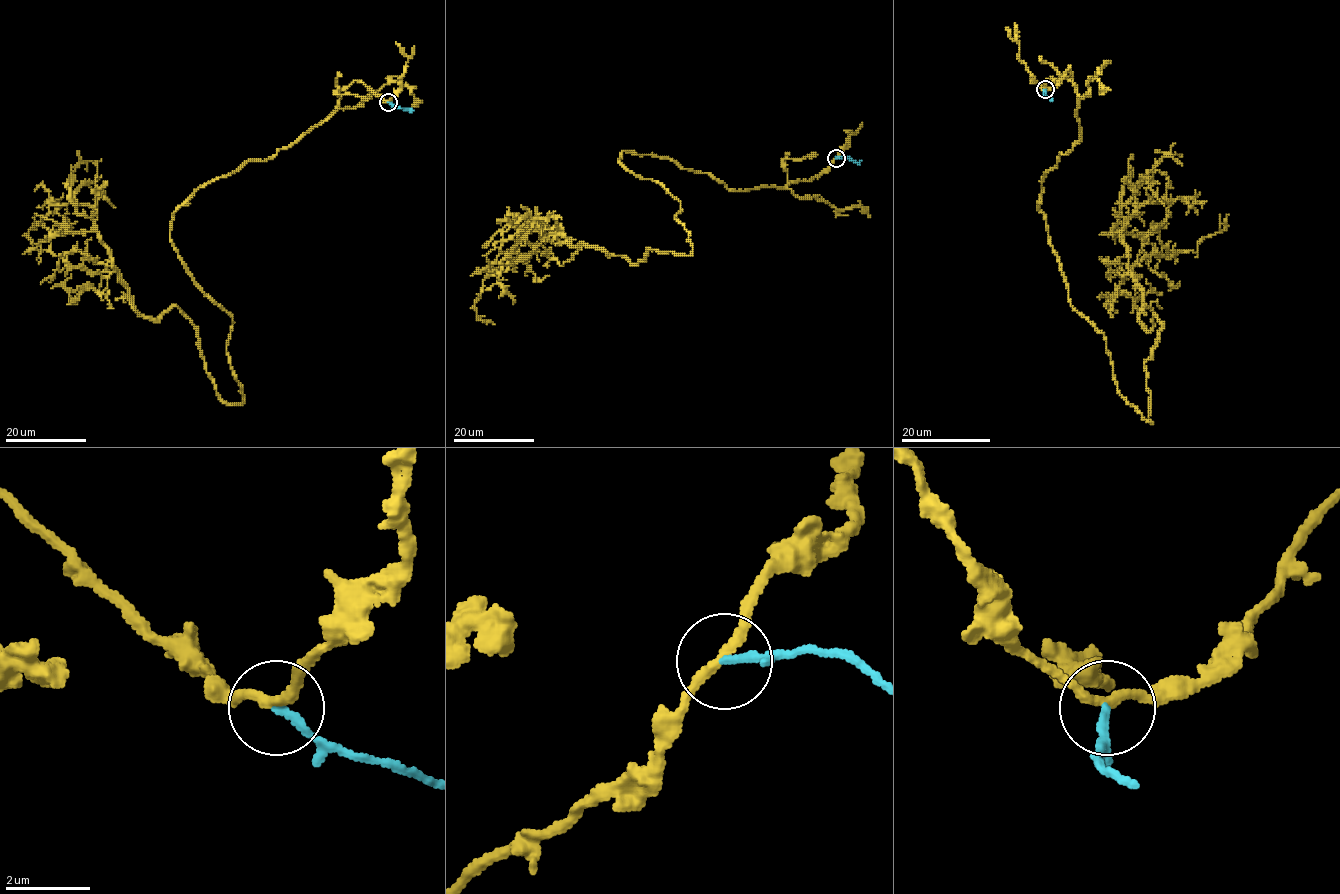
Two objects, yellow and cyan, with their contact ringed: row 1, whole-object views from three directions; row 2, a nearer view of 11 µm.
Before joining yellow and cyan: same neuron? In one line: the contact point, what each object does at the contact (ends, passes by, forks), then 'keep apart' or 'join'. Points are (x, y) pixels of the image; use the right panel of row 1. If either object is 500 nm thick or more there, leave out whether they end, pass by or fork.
place (1045, 89); yellow passes by; cyan ends; join

